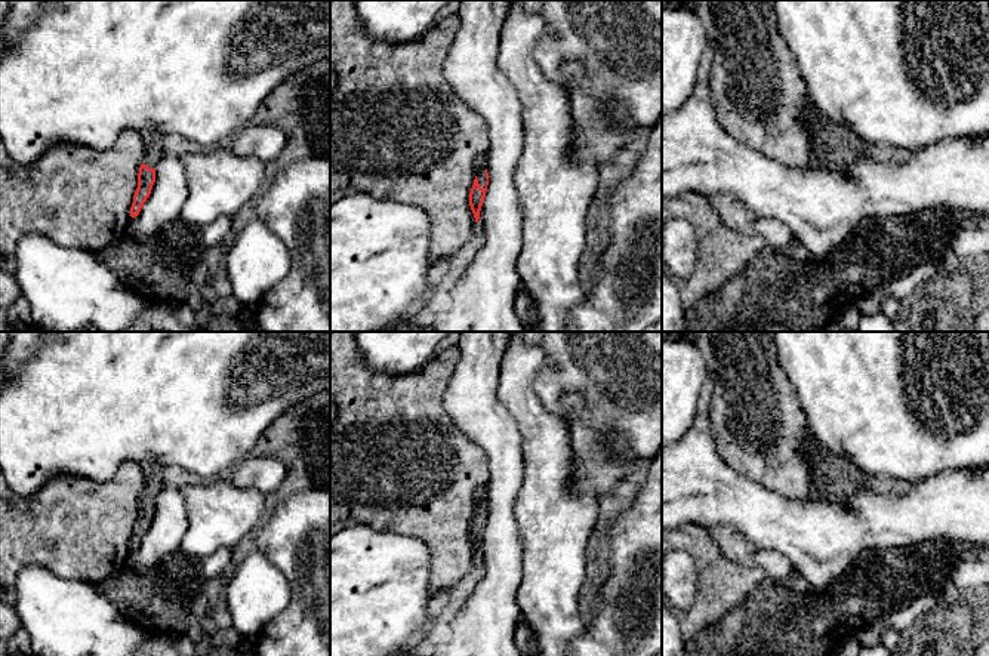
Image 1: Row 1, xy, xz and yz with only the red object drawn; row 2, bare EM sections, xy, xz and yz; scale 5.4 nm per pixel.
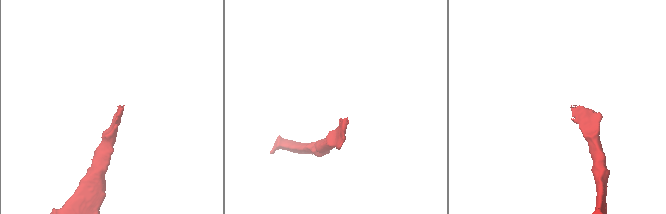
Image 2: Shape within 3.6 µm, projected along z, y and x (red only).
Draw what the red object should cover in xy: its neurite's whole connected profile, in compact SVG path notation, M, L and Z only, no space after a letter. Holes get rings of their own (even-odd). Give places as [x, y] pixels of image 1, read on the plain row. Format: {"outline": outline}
{"outline": "M148 463L145 469L145 487L138 505L138 520L133 527L130 539L130 548L139 546L144 535L151 526L155 514L155 498L164 489L163 487L163 471L164 468L158 463Z"}

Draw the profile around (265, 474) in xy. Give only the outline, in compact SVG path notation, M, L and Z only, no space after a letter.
M249 455L227 477L237 487L253 487L266 496L281 486L287 472L289 468L278 458Z

